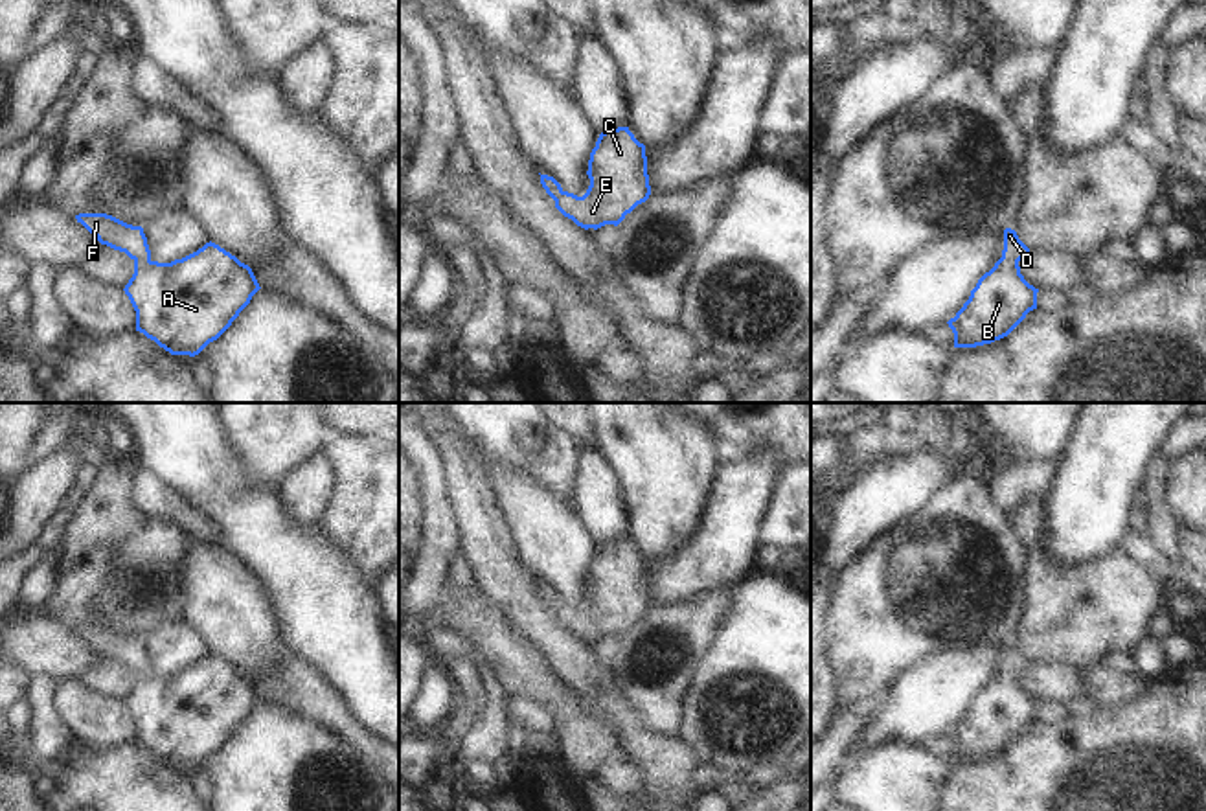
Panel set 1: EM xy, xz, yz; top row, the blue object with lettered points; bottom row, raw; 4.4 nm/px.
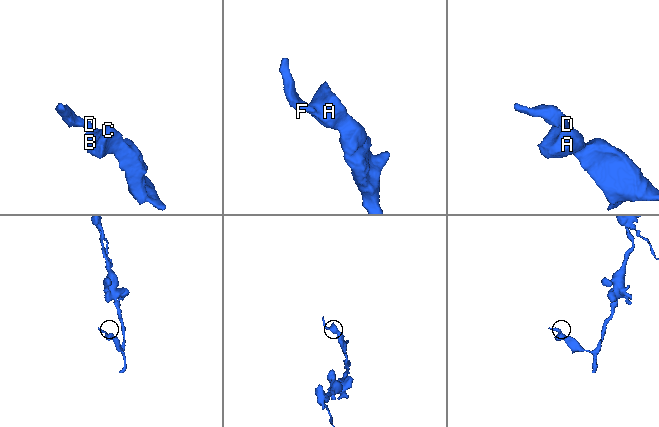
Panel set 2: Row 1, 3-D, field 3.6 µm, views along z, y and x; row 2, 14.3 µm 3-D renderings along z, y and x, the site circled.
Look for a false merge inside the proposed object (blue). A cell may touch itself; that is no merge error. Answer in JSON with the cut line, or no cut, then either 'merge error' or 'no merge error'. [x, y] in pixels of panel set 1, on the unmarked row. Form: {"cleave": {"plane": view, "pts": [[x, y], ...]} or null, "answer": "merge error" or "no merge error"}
{"cleave": null, "answer": "no merge error"}

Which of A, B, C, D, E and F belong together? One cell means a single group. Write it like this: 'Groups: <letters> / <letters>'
Groups: A B C D E F.

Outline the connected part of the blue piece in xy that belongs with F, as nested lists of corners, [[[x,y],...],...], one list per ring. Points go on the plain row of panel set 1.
[[[79,625],[75,631],[101,657],[125,664],[134,673],[134,686],[123,702],[136,723],[136,743],[171,767],[199,767],[232,737],[261,701],[248,677],[211,653],[182,671],[158,675],[151,671],[142,638],[127,636],[107,625]]]

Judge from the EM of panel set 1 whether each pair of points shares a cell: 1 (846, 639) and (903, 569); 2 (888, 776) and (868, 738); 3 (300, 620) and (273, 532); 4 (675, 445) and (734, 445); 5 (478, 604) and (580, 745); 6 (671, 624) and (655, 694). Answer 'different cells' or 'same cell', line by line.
1: same cell
2: different cells
3: same cell
4: different cells
5: same cell
6: same cell

